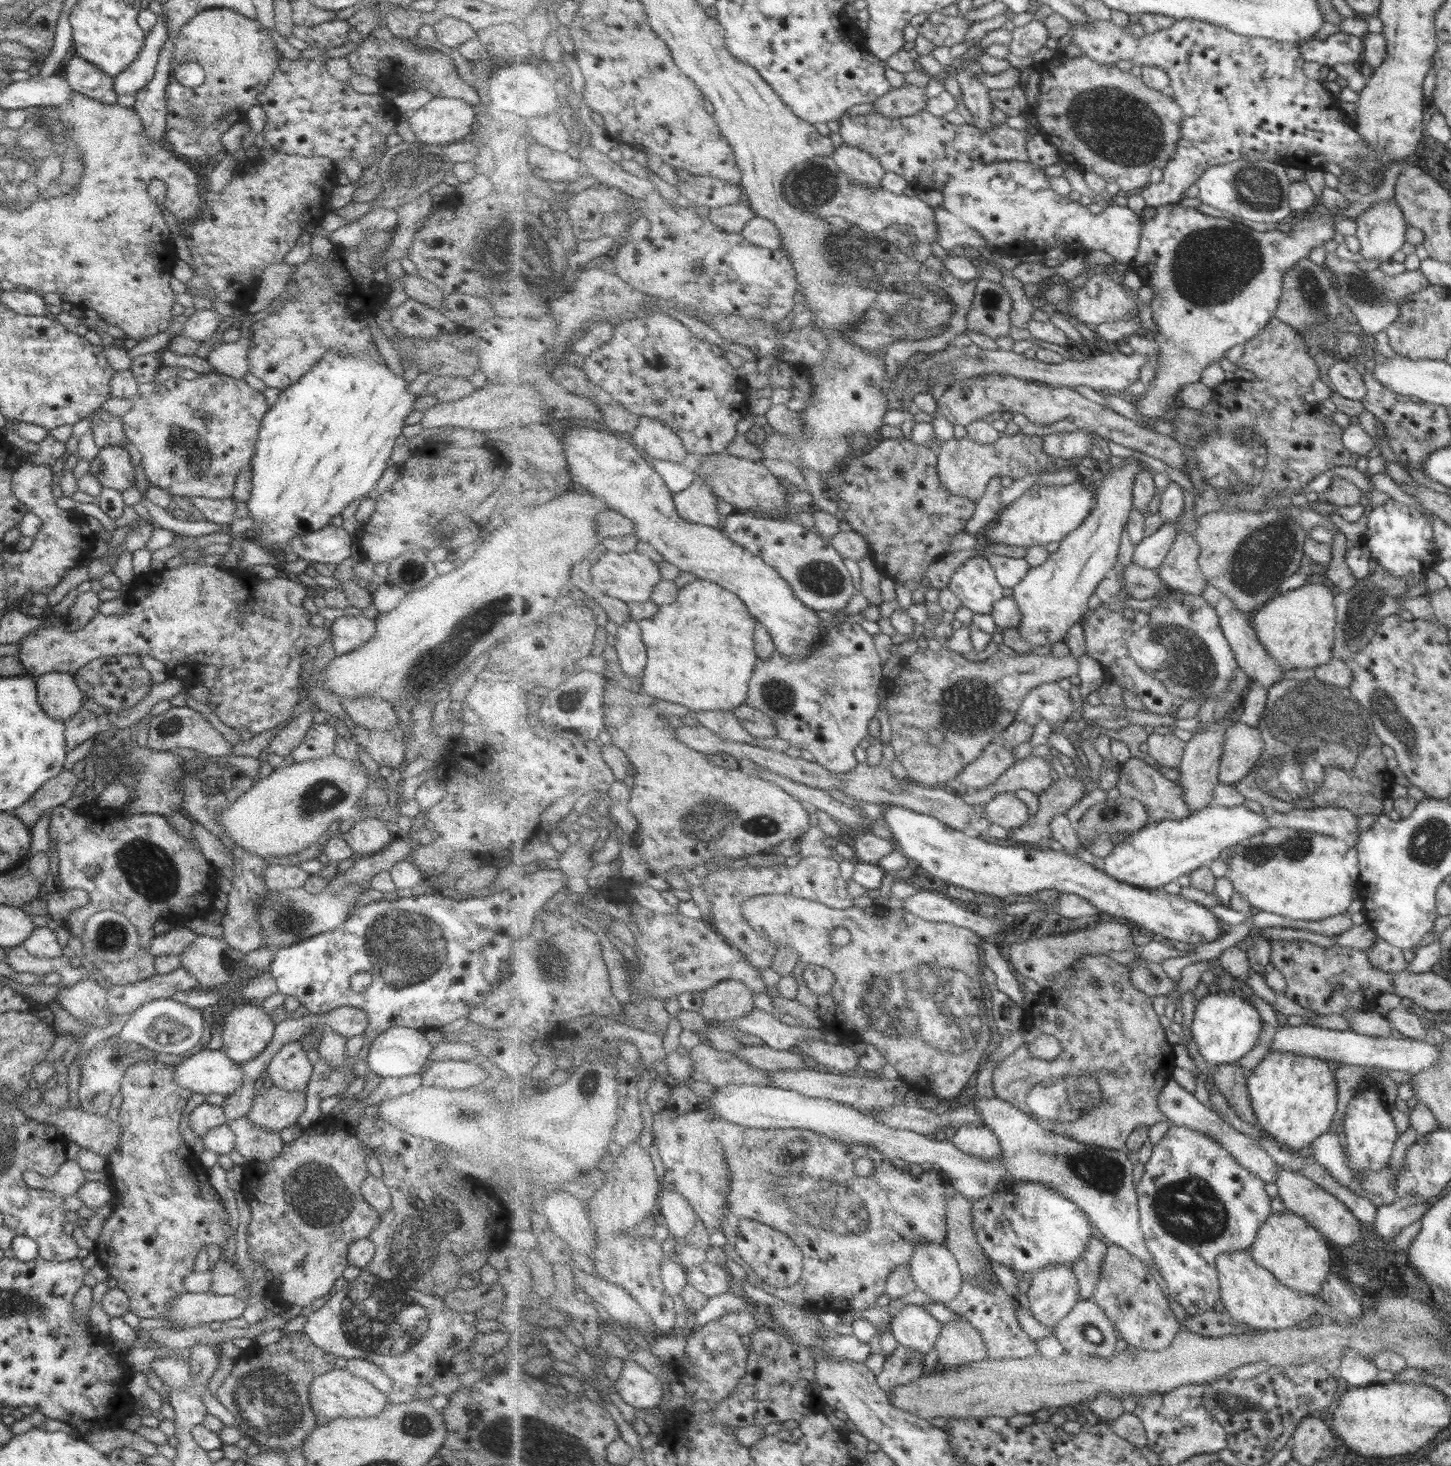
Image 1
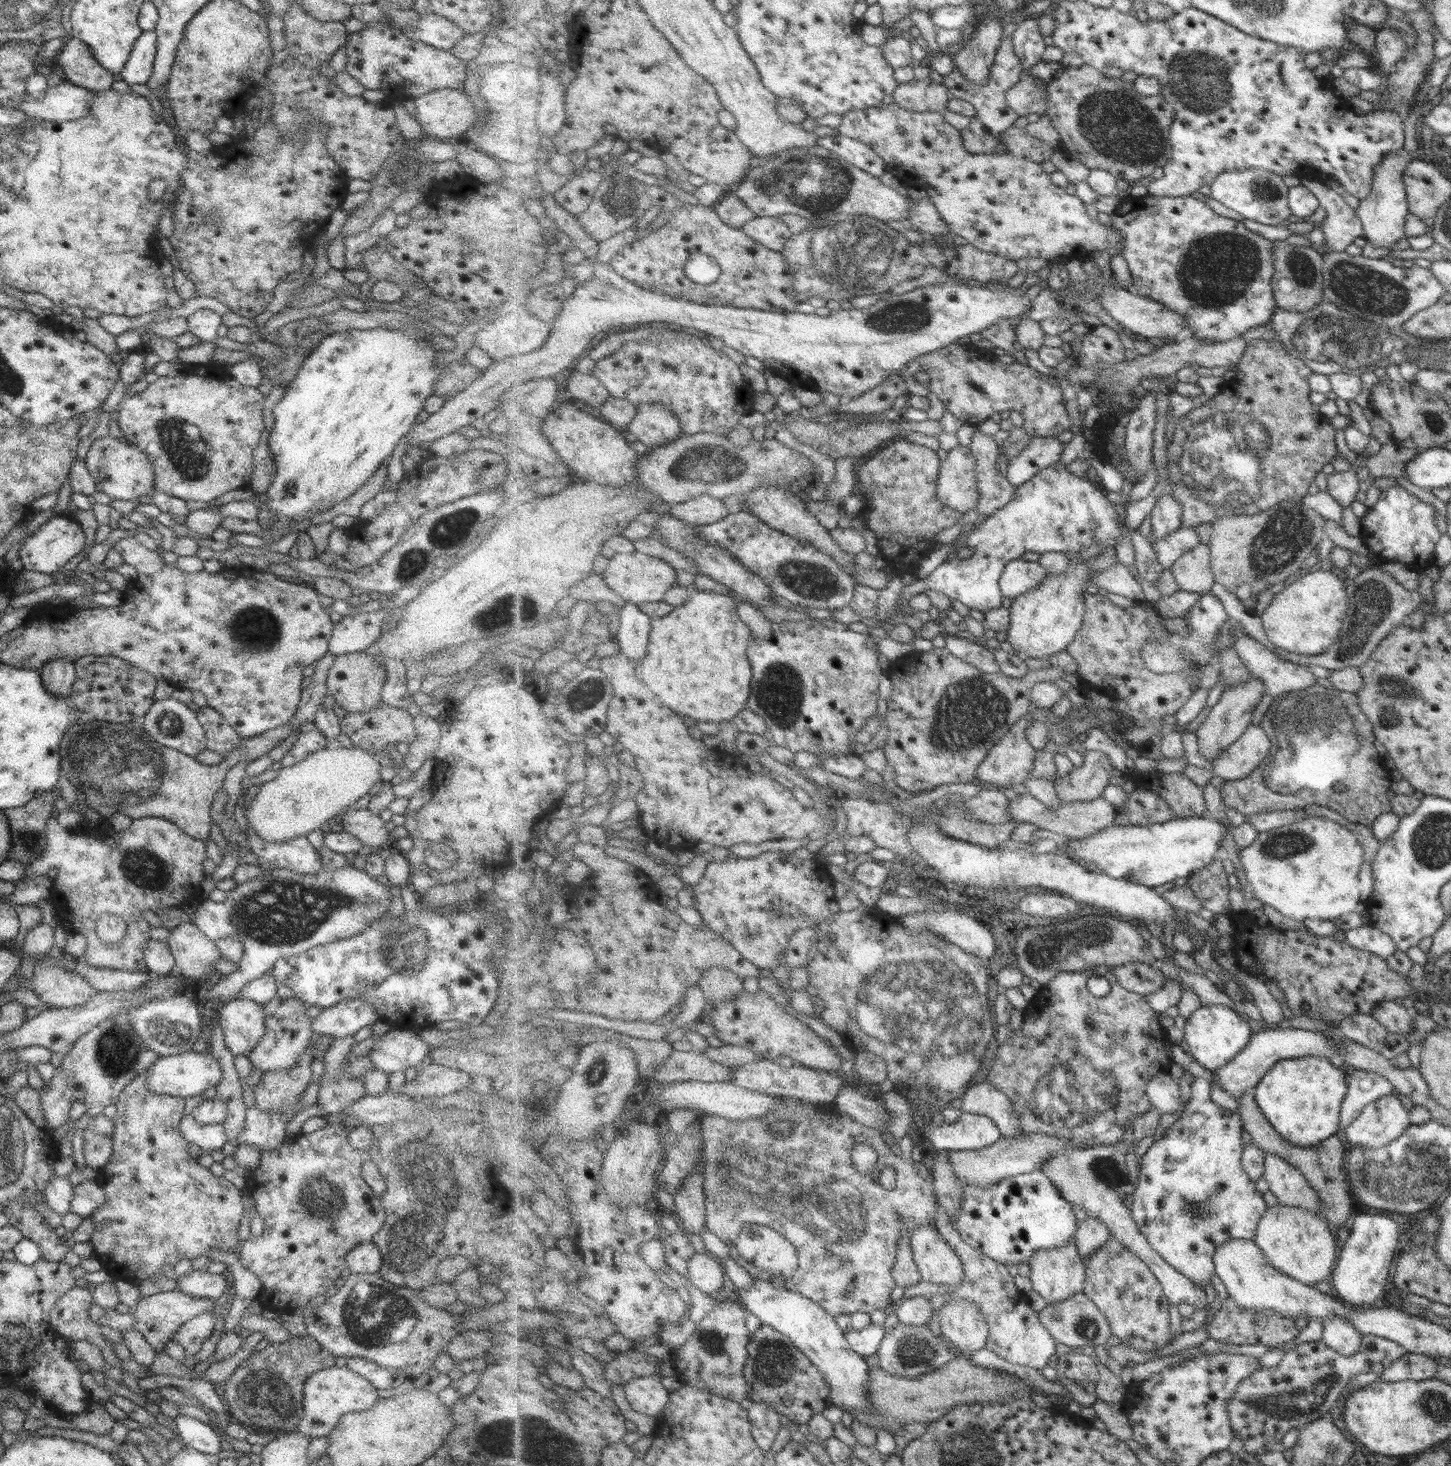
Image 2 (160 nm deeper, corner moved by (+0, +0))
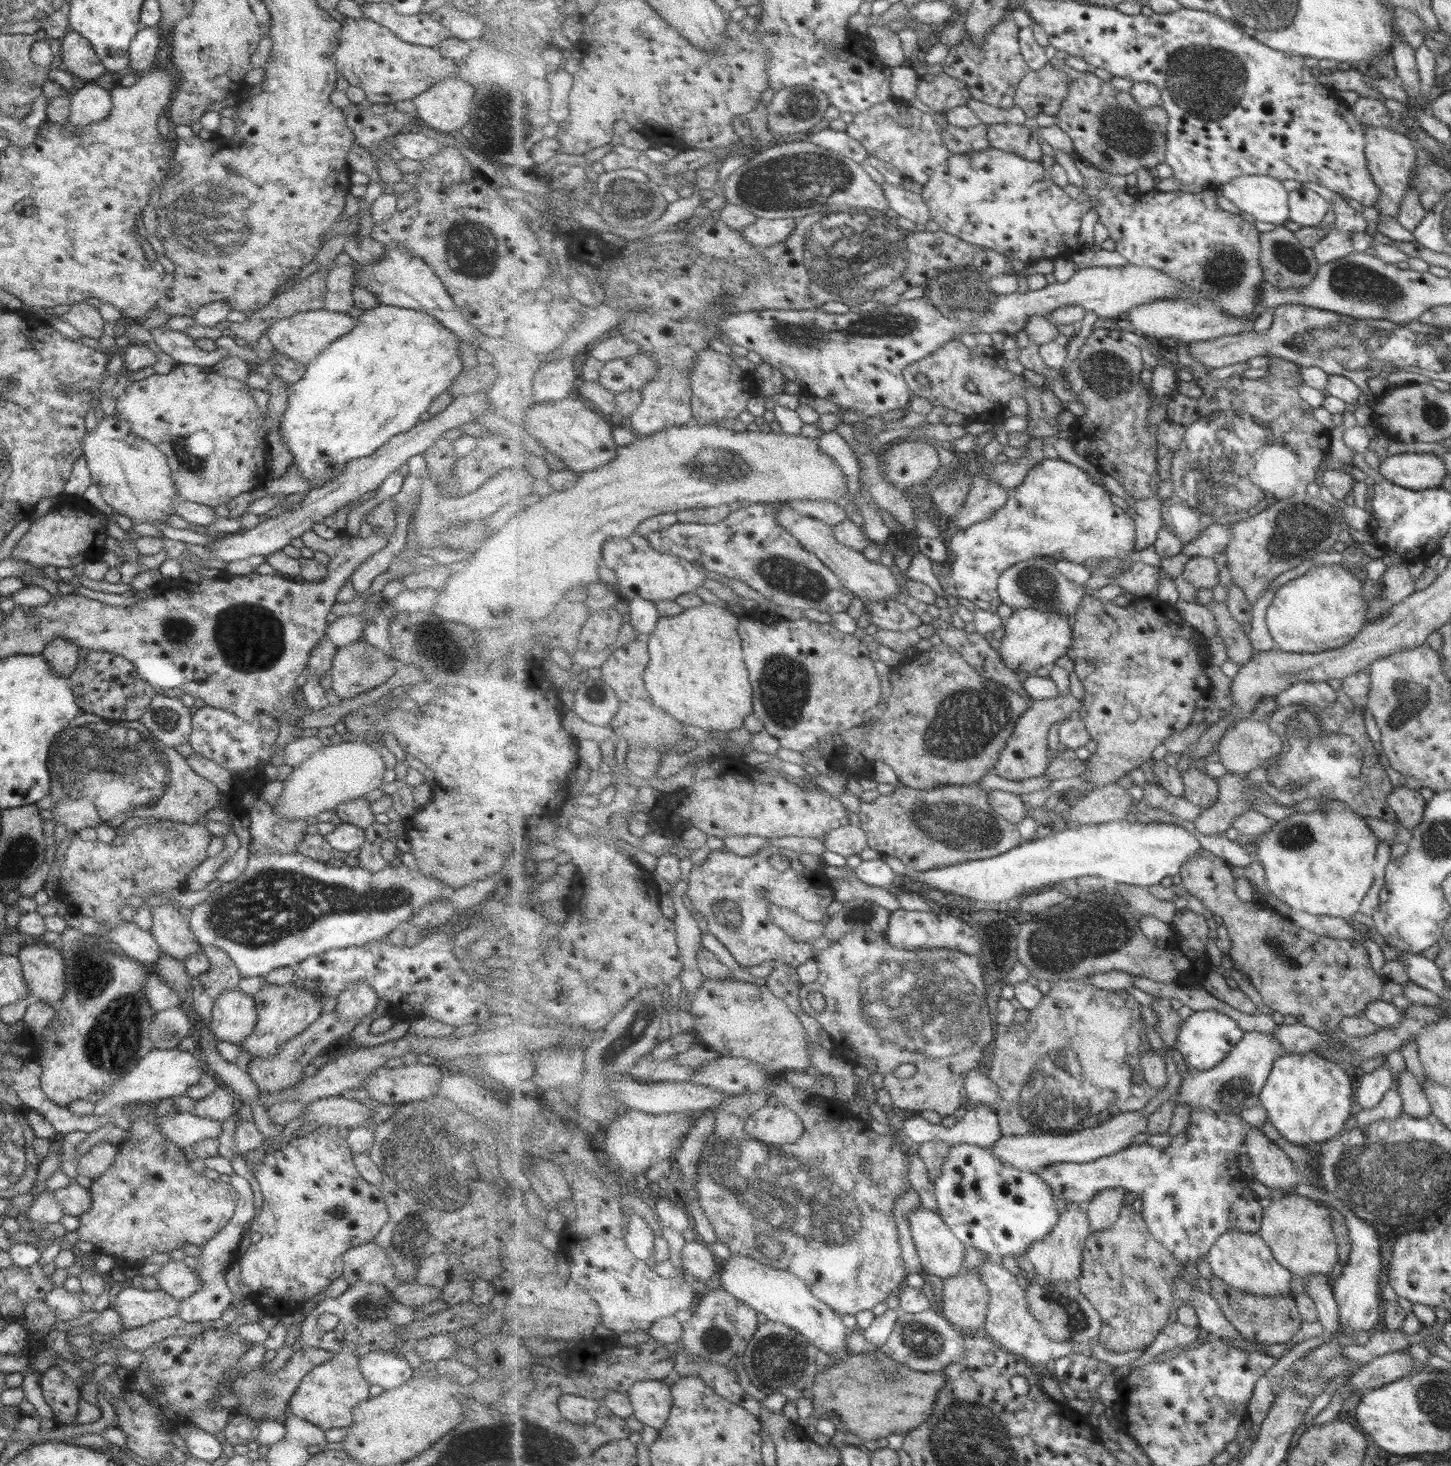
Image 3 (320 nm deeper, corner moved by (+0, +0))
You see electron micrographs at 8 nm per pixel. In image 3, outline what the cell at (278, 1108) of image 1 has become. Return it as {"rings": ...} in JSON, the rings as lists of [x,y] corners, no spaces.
{"rings":[[[336,1011],[330,1012],[330,1014],[321,1014],[302,1034],[294,1036],[292,1040],[288,1040],[288,1042],[280,1046],[276,1056],[252,1058],[248,1066],[249,1076],[256,1083],[260,1092],[276,1092],[276,1090],[280,1091],[291,1087],[294,1083],[300,1082],[305,1077],[304,1068],[312,1064],[318,1054],[321,1054],[327,1046],[335,1043],[341,1037],[351,1034],[358,1024],[359,1022],[340,1020],[340,1016],[336,1014]]]}

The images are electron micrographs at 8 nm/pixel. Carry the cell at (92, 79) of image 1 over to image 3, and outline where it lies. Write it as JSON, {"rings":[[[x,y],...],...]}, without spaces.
{"rings":[[[69,31],[61,39],[62,67],[65,71],[82,80],[94,80],[107,72],[92,45],[80,34]]]}

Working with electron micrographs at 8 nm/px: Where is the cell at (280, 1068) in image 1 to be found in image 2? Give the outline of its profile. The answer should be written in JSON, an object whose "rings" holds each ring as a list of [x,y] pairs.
{"rings":[[[277,996],[263,1005],[266,1034],[246,1055],[254,1067],[262,1072],[280,1072],[280,1070],[290,1070],[302,1058],[314,1034],[312,1018],[306,1015],[308,1007],[298,998],[282,1000]]]}

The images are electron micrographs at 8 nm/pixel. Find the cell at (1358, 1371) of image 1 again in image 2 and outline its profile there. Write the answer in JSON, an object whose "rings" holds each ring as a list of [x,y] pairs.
{"rings":[[[1332,1313],[1322,1320],[1322,1342],[1340,1354],[1352,1356],[1359,1351],[1361,1334],[1347,1320]]]}

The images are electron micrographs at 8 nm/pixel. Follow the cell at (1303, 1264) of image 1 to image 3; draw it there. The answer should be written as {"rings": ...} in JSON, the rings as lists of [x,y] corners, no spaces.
{"rings":[[[1280,1194],[1266,1209],[1263,1229],[1259,1232],[1272,1247],[1276,1258],[1289,1270],[1302,1278],[1312,1274],[1332,1275],[1332,1268],[1338,1262],[1339,1248],[1336,1248],[1331,1212],[1315,1199],[1298,1194]]]}

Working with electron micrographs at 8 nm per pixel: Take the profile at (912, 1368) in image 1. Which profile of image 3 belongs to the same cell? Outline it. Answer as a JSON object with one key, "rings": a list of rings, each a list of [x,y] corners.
{"rings":[[[936,1308],[918,1314],[902,1310],[894,1334],[882,1350],[899,1364],[926,1372],[942,1371],[952,1363],[961,1361],[967,1353],[964,1332],[952,1324],[941,1309]]]}

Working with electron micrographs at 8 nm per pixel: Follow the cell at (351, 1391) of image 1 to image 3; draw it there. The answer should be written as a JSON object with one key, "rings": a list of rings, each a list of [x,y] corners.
{"rings":[[[354,1344],[345,1346],[328,1359],[328,1362],[315,1366],[305,1374],[296,1392],[289,1398],[289,1412],[323,1431],[350,1426],[353,1409],[369,1397],[368,1388],[371,1385],[360,1370],[358,1348],[359,1346]]]}

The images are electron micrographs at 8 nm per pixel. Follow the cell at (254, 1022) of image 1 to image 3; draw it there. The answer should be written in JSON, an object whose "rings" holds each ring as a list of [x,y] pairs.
{"rings":[[[238,987],[224,990],[214,1000],[212,1033],[219,1041],[240,1045],[256,1027],[258,1011],[251,996]]]}

